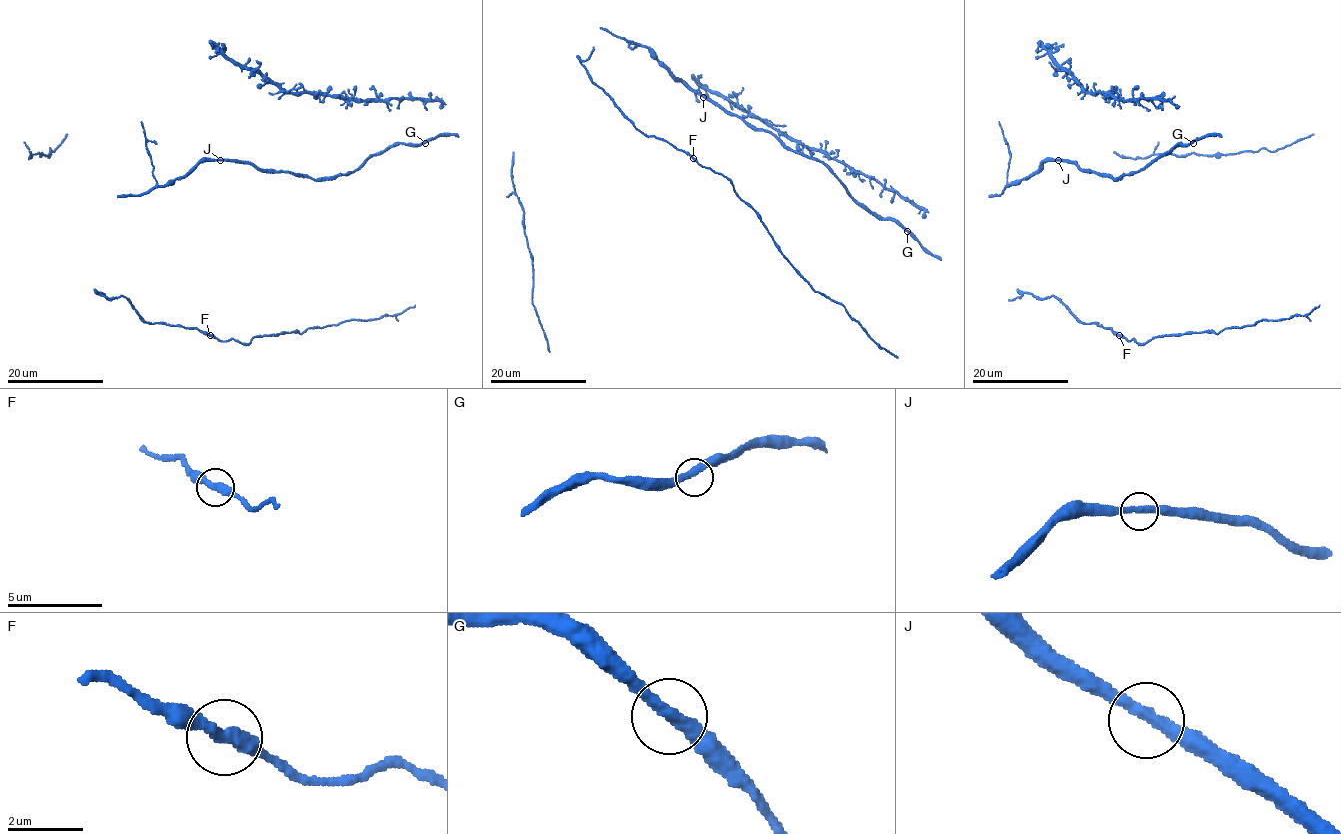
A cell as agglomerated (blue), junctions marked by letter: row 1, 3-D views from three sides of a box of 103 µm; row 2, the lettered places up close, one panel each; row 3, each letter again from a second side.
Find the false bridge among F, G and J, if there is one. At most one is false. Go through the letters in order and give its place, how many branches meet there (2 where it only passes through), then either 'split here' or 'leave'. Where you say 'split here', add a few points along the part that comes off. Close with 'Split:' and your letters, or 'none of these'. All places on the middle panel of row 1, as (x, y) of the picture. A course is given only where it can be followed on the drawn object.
F: at (693, 158); 2 branches meet; leave
G: at (907, 231); 2 branches meet; leave
J: at (703, 97); 2 branches meet; leave
Split: none of these

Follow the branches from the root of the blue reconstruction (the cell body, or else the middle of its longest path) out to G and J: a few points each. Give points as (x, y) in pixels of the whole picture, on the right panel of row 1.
G: (1032, 173), (1045, 161), (1065, 160), (1080, 168), (1116, 179), (1141, 171), (1178, 143), (1193, 143)
J: (1032, 173), (1045, 161), (1058, 160)

